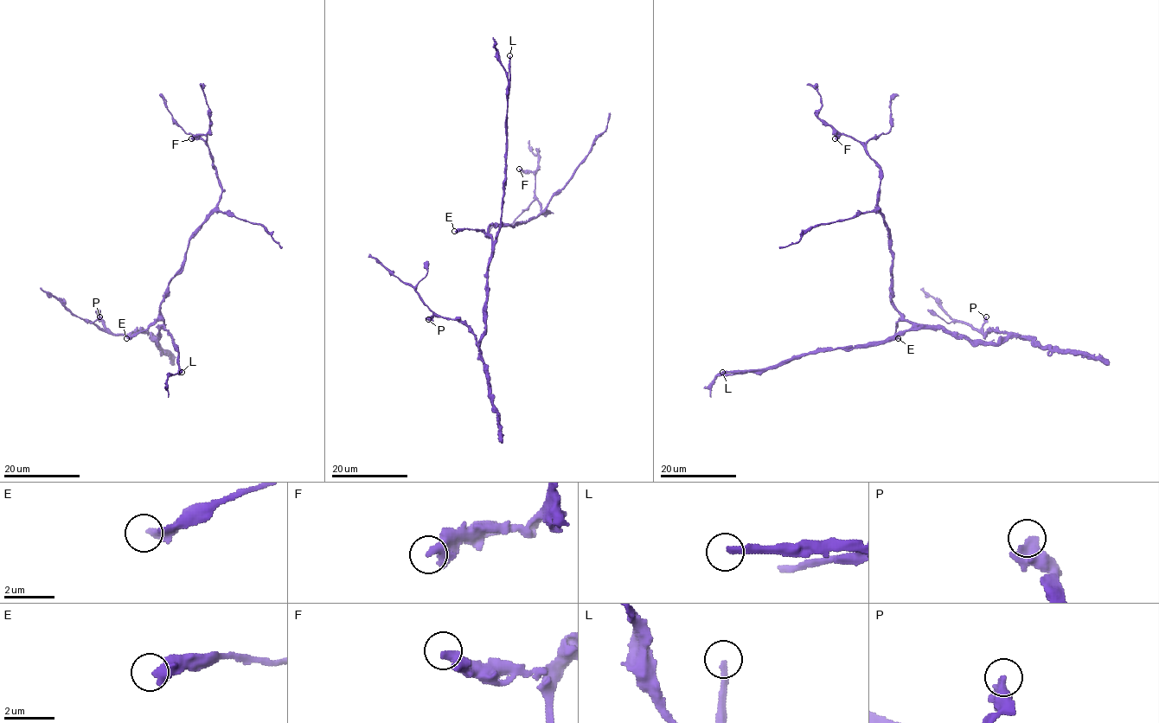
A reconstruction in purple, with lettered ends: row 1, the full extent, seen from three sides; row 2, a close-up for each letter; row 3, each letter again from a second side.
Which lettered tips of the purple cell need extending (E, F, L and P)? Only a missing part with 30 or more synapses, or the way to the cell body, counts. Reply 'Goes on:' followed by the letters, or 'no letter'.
Goes on: L

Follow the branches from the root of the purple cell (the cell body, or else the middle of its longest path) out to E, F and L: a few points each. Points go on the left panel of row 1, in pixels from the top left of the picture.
E: (160, 304), (160, 313), (144, 330), (126, 338)
F: (160, 304), (168, 282), (182, 266), (189, 236), (221, 194), (207, 135), (191, 138)
L: (160, 304), (164, 327), (177, 348), (182, 372)

